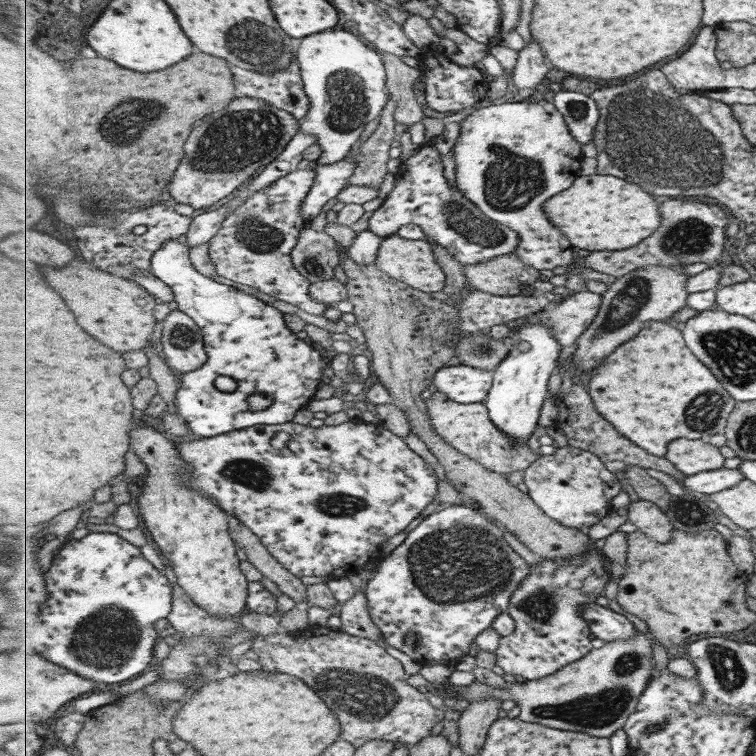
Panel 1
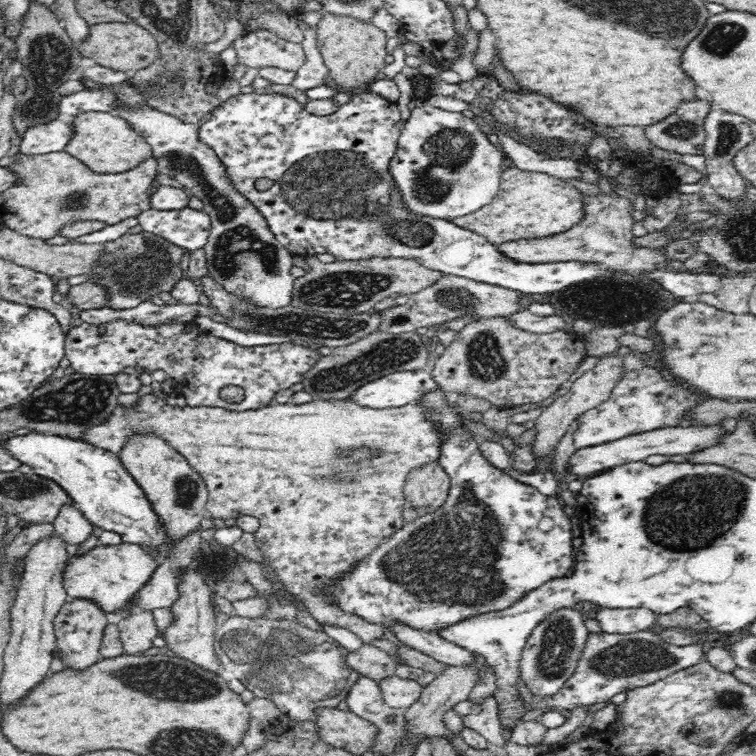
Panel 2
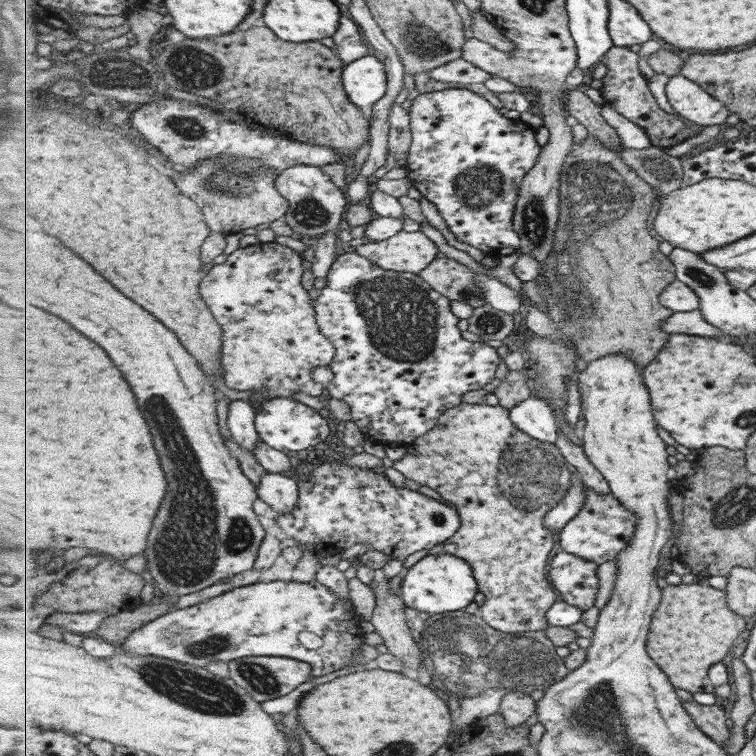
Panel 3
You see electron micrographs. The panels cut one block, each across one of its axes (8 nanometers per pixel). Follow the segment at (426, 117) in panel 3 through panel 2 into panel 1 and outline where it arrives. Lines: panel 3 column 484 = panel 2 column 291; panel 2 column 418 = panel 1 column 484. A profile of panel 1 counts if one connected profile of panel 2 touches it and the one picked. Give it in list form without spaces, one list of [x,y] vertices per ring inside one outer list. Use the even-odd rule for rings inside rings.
[[[431,141],[421,145],[413,156],[403,162],[395,175],[394,188],[373,212],[368,229],[387,238],[399,232],[399,228],[405,224],[416,224],[425,236],[434,239],[463,266],[489,262],[498,256],[515,253],[521,242],[520,234],[488,217],[458,189],[458,185],[455,189],[449,187],[441,159],[441,154]]]

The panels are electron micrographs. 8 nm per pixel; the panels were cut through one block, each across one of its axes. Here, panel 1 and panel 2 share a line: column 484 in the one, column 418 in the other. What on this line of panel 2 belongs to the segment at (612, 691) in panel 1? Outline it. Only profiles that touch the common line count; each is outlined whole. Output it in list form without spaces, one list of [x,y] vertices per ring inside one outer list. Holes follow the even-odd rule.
[[[397,675],[379,681],[383,699],[388,706],[405,710],[418,702],[423,687],[411,679],[404,679]]]

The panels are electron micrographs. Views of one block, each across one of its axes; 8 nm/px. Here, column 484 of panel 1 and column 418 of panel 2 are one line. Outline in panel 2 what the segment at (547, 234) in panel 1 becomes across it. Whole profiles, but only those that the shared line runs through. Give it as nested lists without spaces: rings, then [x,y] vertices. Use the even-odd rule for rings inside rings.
[[[424,104],[411,110],[409,118],[405,121],[402,136],[399,138],[399,150],[392,160],[390,171],[404,195],[404,201],[412,211],[432,218],[452,220],[471,215],[495,199],[500,190],[503,174],[500,166],[504,155],[500,146],[489,141],[487,134],[480,130],[474,119],[466,117],[463,113],[445,111]]]

